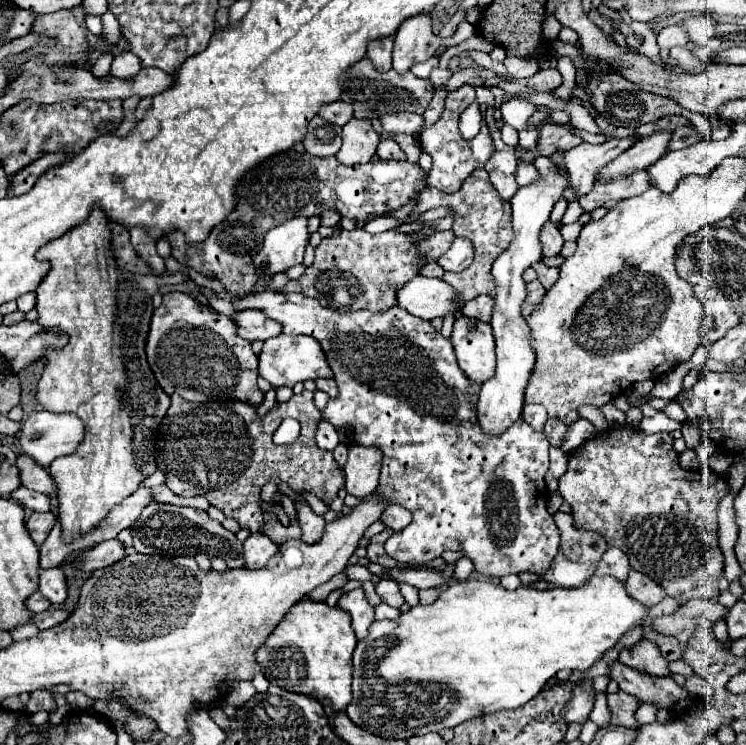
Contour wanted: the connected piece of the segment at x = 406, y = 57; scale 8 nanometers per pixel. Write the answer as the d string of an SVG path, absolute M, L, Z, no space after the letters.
M420 13L416 17L408 17L394 35L394 69L398 73L406 73L414 63L428 61L434 51L444 45L452 47L472 37L476 32L472 24L463 24L463 32L455 33L455 40L444 42L432 33L432 15Z

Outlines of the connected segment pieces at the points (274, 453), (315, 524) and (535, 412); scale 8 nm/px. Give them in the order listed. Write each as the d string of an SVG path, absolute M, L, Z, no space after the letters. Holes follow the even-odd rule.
M302 391L300 395L292 395L290 401L274 405L264 417L256 413L256 407L236 399L192 403L192 401L184 401L178 393L172 393L170 401L172 401L170 409L160 423L160 431L156 437L156 467L166 475L166 485L174 495L180 497L196 497L196 495L206 497L210 505L220 509L226 517L234 517L240 523L240 527L250 529L250 533L262 531L264 509L260 509L258 501L260 501L260 489L268 481L286 483L298 497L300 491L314 493L322 501L334 499L338 489L344 487L344 475L338 469L332 453L320 449L314 441L314 433L322 415L316 409L310 391ZM286 417L294 417L302 425L302 431L294 443L276 445L272 441L272 435Z
M292 495L292 501L294 501L296 513L298 513L298 523L300 523L300 527L302 527L302 537L300 537L300 539L302 539L304 543L316 543L316 541L322 537L322 533L324 533L326 521L324 521L320 515L316 515L316 513L308 507L306 501L300 501L300 499L294 497L294 495Z
M524 405L522 409L522 419L536 431L542 431L546 419L548 419L548 413L542 405Z

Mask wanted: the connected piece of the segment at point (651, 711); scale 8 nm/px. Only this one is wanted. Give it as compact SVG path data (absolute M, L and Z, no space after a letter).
M642 703L640 707L638 707L638 711L636 711L636 721L640 723L640 725L644 725L644 723L652 723L652 721L656 721L656 707L652 705L652 703Z

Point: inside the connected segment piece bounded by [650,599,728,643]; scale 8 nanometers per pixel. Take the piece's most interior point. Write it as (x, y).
(681, 624)

